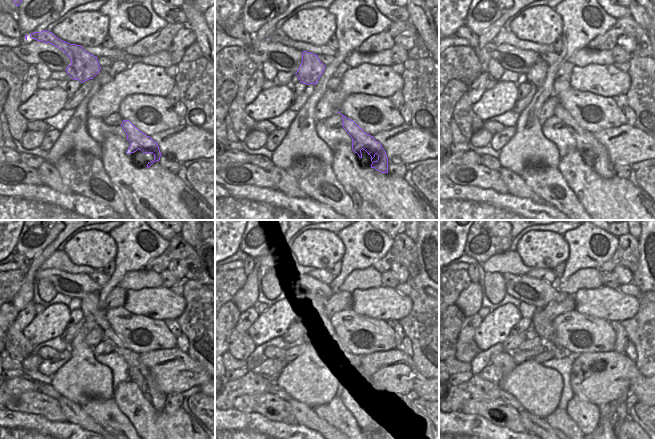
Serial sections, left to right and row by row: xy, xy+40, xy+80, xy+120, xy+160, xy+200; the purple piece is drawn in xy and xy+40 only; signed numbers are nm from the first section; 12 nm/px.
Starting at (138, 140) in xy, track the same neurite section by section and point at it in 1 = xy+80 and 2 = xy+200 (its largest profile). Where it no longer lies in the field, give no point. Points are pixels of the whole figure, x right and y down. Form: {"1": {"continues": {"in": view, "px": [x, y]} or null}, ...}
{"1": {"continues": {"in": "xy+80", "px": [584, 139]}}, "2": {"continues": {"in": "xy+200", "px": [605, 411]}}}

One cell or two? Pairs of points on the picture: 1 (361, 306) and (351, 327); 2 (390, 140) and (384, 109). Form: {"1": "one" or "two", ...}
{"1": "two", "2": "two"}

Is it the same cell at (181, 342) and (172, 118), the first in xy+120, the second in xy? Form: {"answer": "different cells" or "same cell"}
{"answer": "different cells"}

